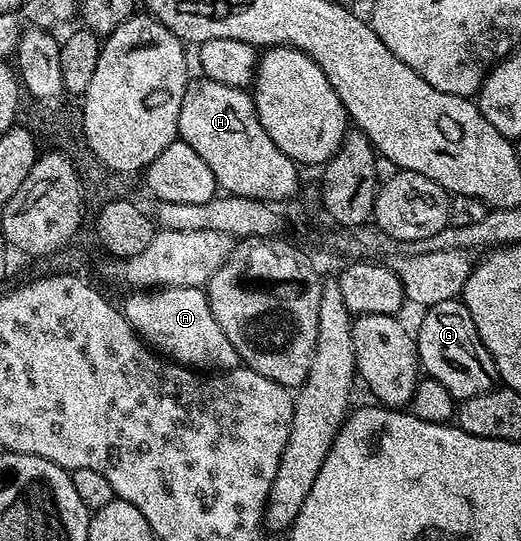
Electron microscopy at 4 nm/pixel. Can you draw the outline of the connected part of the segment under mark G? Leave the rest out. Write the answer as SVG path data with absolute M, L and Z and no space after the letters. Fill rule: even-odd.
M462 300L426 306L424 313L427 314L419 321L419 333L417 329L414 334L422 372L441 383L441 387L445 387L445 391L449 391L456 402L496 388L495 364L485 343L481 343L477 327L473 327L473 319Z

